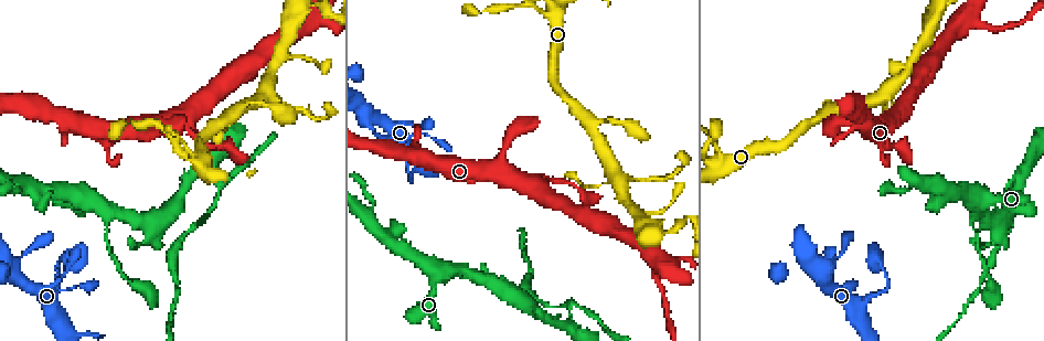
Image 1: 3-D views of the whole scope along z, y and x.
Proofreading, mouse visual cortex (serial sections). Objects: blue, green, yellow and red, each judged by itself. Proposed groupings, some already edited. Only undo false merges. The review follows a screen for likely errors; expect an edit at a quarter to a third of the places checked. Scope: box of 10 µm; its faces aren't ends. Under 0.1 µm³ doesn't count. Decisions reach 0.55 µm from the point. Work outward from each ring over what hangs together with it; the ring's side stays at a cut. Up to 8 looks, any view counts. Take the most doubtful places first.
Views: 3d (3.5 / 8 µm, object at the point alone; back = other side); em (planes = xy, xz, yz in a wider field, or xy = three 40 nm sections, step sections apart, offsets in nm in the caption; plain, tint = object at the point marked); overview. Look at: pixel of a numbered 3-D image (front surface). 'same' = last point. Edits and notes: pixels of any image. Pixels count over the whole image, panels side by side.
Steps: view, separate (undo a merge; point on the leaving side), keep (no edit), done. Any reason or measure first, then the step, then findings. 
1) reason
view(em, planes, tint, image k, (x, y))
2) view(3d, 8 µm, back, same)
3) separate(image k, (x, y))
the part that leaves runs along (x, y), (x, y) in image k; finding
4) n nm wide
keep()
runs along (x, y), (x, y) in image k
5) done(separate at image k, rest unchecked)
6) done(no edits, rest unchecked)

sharp bend
view(3d, 3.5 µm, image 1, (108, 215))

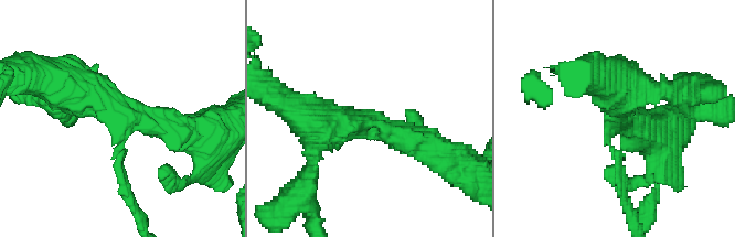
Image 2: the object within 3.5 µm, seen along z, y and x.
view(em, planes, tint, image 2, (125, 120))

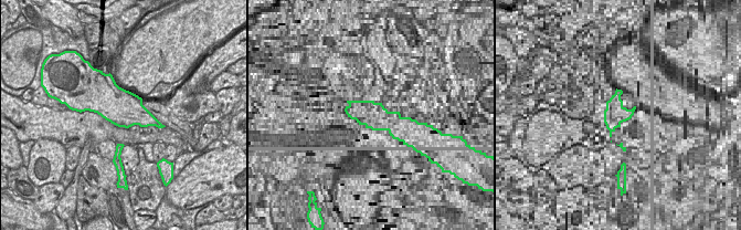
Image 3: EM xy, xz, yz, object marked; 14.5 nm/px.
view(em, xy, step 2, tint, same)

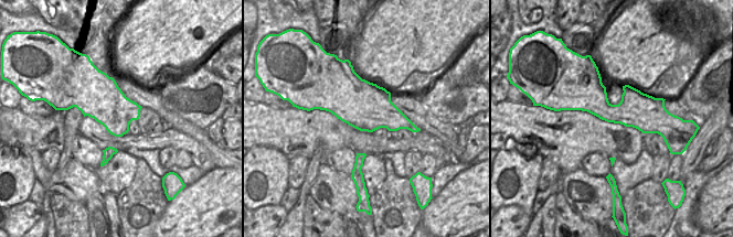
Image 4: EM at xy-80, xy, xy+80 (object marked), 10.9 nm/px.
3 arms; arms of 100, 400, 500 nm
keep()
runs along (567, 106), (661, 111) in image 4; all the same cell

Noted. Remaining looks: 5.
abrupt turn
view(3d, 3.5 µm, image 1, (221, 184))

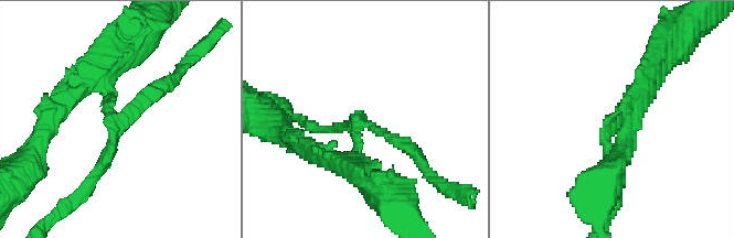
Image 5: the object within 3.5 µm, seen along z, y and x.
3 arms; arms of 150, 150, 200 nm
view(em, planes, tint, image 5, (366, 122))

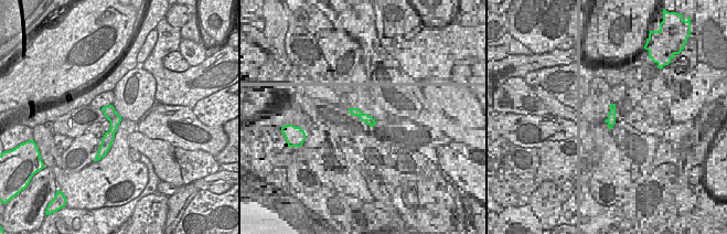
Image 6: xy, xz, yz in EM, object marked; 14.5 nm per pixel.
separate(image 5, (151, 94))
the part that leaves runs along (115, 138), (84, 190), (50, 219) in image 5; a second cell is stuck on

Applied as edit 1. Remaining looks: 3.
sharp bend
view(3d, 8 µm, image 1, (979, 22))

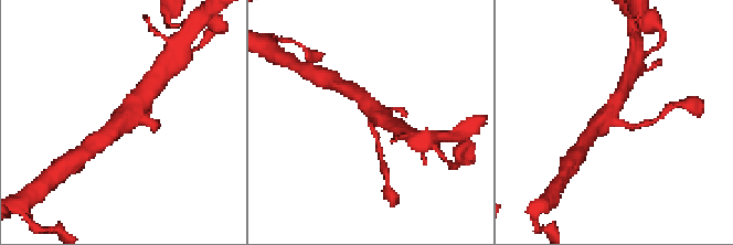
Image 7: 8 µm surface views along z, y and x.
4 arms; arms of 200, 200, 450, 500 nm
view(em, xy, step 5, tint, same)

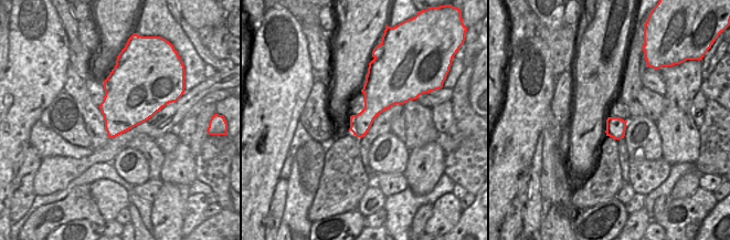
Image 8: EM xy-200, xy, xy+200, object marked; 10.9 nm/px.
keep()
runs along (107, 135), (112, 134), (146, 96) in image 7; one cell here

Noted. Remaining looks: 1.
done(separate at image 5, rest unchecked)

